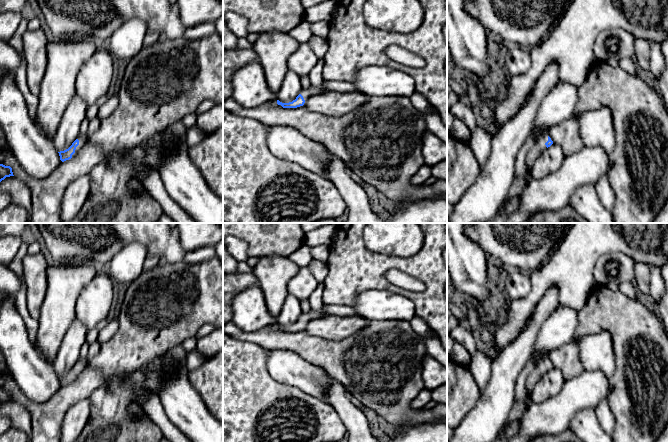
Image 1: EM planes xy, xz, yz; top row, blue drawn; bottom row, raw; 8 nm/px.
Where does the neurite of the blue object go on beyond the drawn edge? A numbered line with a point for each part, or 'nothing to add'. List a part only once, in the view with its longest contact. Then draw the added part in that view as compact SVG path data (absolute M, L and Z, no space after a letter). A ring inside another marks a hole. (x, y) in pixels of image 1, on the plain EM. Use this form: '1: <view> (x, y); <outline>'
1: xy (81, 364); M79 361L79 369L76 371L75 377L72 379L72 381L84 370L85 368L85 362Z

